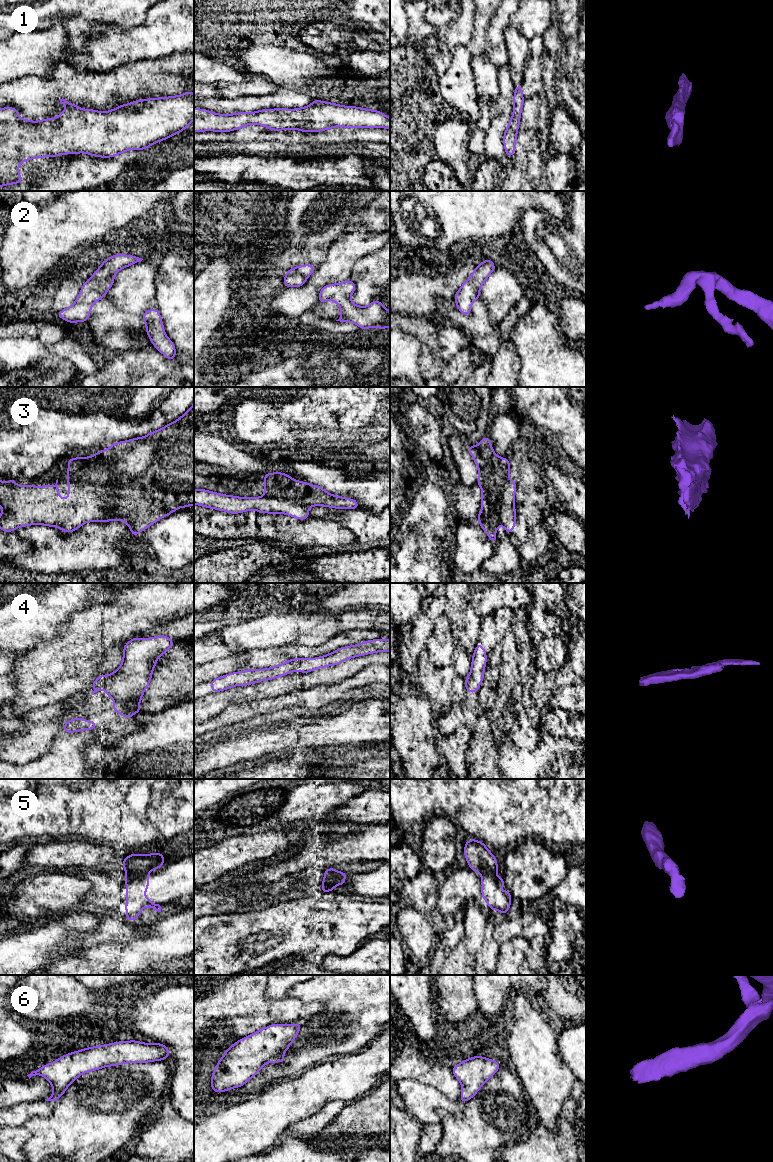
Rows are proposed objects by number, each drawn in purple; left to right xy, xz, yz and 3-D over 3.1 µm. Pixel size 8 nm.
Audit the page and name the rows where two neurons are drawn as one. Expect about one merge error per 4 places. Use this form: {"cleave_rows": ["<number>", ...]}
{"cleave_rows": ["5"]}

